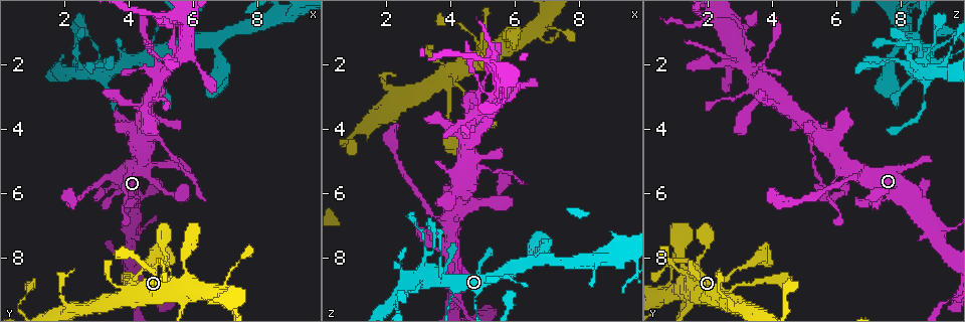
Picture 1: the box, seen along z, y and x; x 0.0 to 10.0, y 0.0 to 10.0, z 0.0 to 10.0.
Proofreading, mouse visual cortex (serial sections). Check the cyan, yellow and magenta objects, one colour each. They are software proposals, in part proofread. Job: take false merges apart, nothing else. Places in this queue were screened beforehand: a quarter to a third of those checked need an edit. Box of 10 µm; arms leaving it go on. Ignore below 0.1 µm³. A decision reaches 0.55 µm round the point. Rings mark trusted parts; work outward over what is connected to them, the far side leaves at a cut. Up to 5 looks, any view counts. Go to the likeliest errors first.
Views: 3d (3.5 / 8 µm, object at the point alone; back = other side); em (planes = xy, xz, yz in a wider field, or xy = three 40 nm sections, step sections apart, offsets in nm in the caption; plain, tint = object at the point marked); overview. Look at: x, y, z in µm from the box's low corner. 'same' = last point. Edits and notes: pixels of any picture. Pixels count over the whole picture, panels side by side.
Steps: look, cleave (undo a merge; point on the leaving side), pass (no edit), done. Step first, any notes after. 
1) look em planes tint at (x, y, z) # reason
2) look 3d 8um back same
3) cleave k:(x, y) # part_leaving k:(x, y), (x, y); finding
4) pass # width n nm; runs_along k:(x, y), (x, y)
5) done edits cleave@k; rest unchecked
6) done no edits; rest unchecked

look 3d 3.5um at (5.85, 0.70, 8.65) # small branch off a trunk

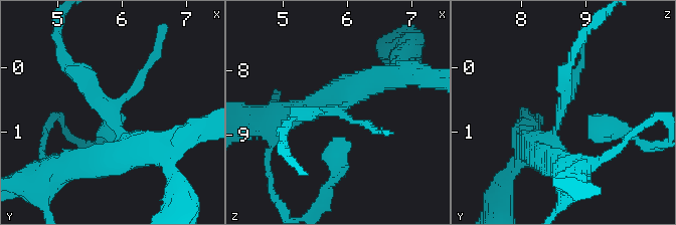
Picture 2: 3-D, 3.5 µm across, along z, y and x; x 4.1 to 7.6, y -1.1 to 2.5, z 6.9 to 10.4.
look em xy step 2 plain at (5.85, 0.70, 8.65) # arms 3; arm_widths 150, 250, 450 nm

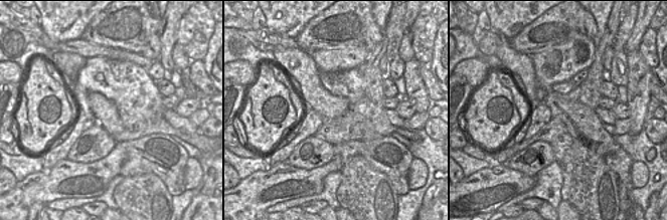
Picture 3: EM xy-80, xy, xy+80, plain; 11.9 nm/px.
look em xy step 2 tint same # where the object lies

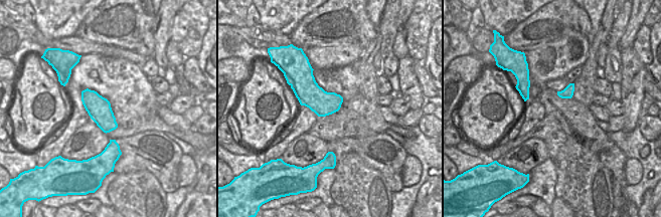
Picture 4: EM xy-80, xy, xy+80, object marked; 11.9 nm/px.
pass # all the same cell

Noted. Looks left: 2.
look 3d 8um at (3.40, 2.20, 8.60) # arms part here

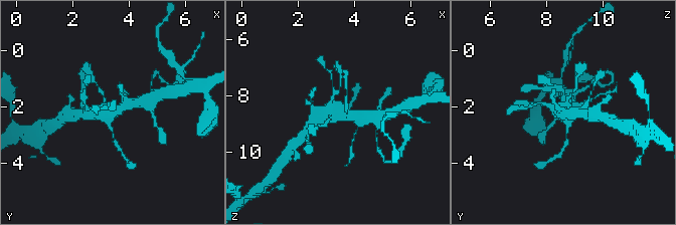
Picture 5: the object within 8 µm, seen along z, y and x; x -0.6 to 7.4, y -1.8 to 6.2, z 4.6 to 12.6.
look em planes tint same

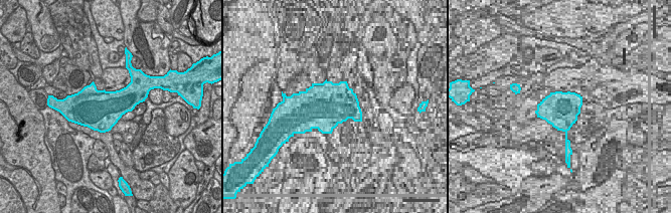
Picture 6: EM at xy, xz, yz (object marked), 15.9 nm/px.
pass # runs_along 5:(136, 102), (111, 113), (85, 113); continuous, no second cell

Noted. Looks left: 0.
done no edits; rest unchecked

